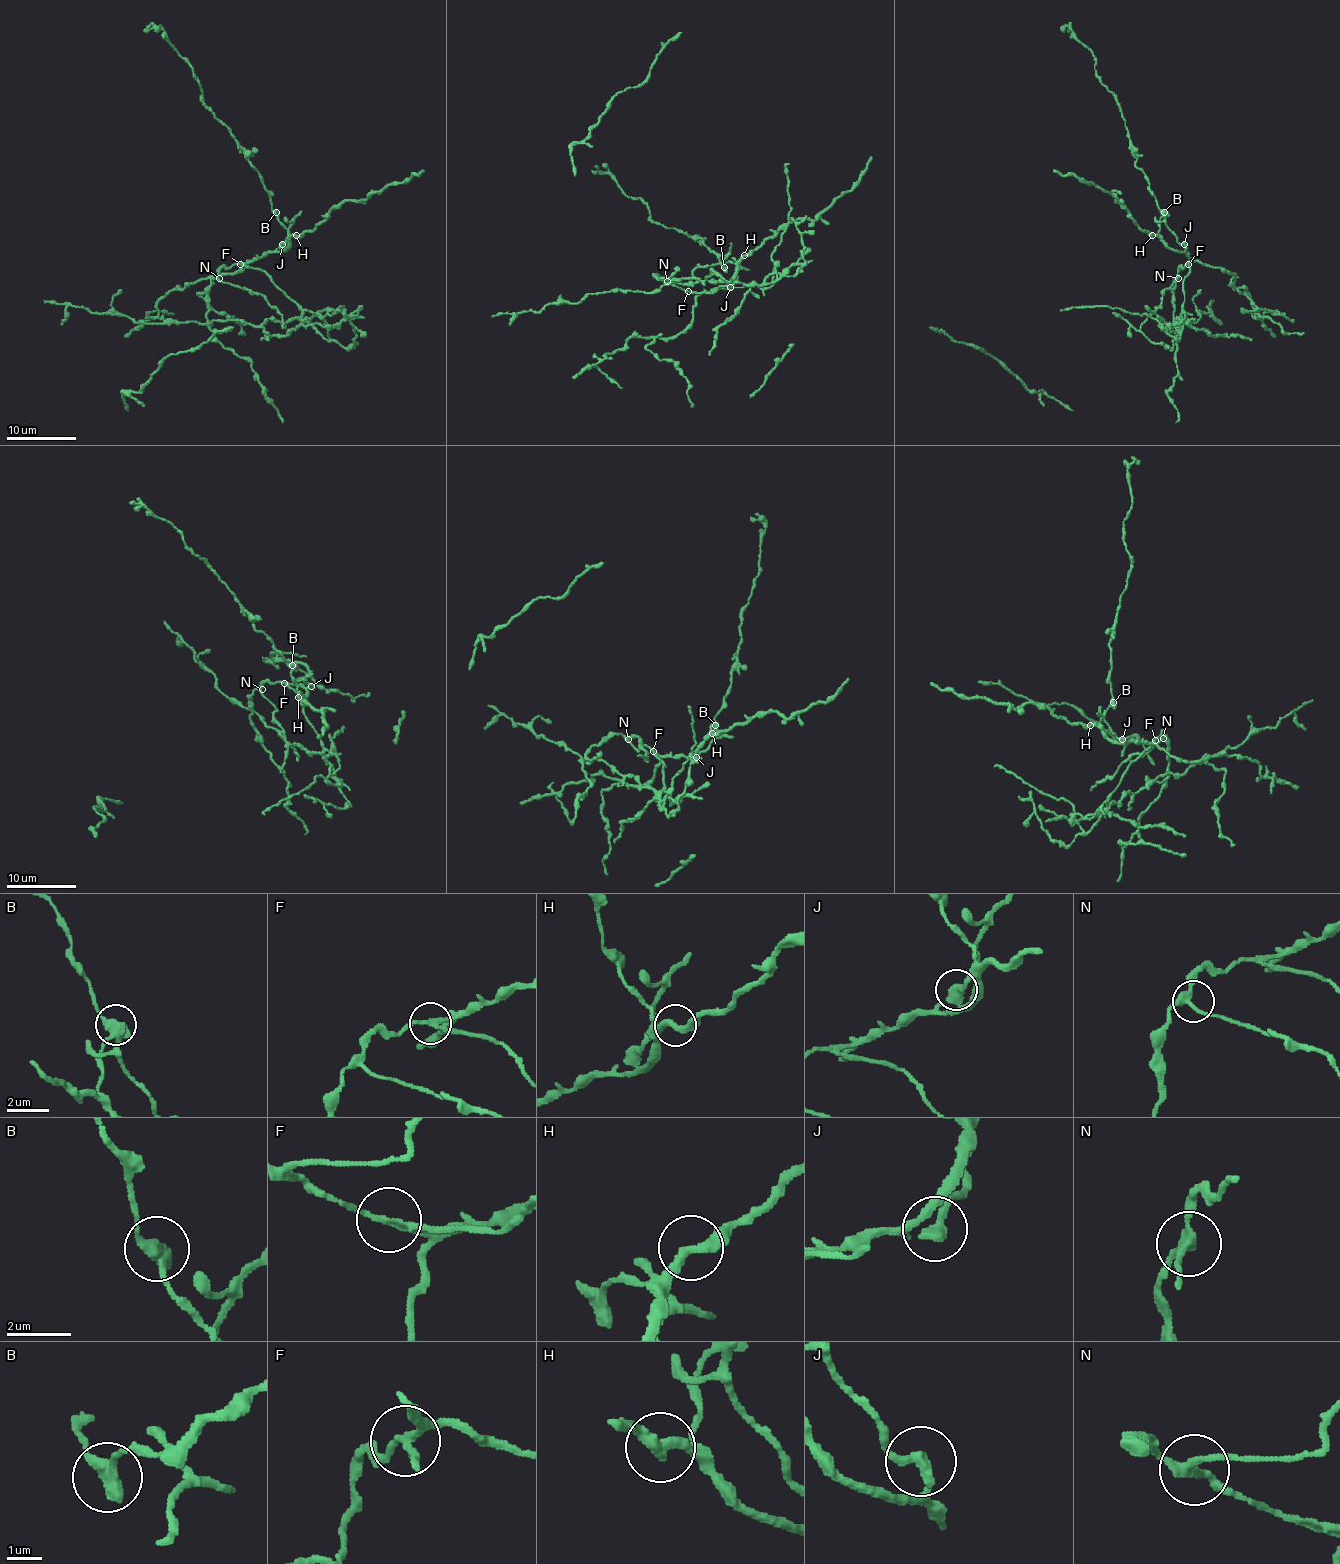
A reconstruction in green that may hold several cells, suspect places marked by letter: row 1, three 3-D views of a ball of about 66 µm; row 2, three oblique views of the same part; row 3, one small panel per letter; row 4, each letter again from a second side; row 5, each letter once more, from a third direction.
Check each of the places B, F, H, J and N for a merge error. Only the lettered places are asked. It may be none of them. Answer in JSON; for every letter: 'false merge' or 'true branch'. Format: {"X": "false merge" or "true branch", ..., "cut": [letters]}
{"B": "false merge", "F": "false merge", "H": "true branch", "J": "false merge", "N": "true branch", "cut": ["B", "F", "J"]}

